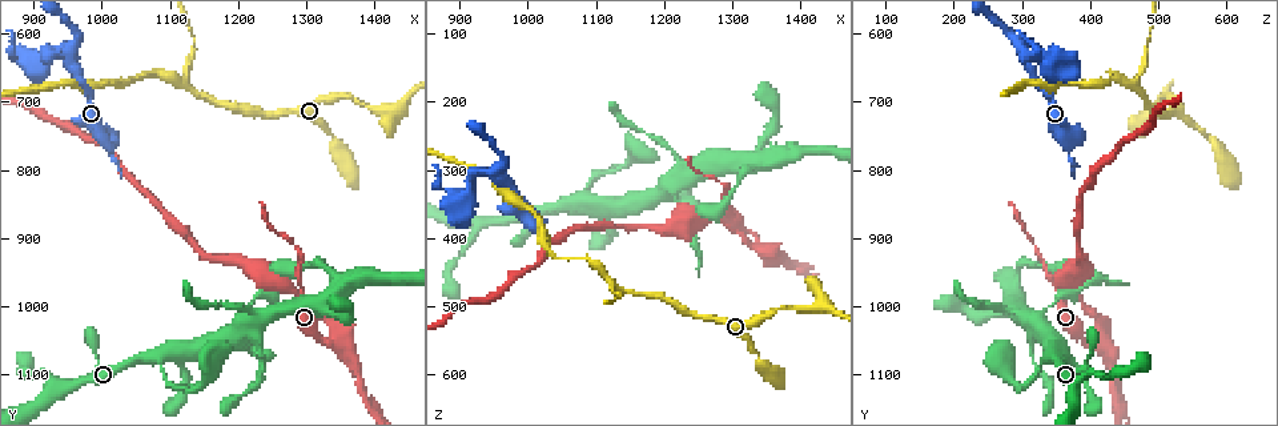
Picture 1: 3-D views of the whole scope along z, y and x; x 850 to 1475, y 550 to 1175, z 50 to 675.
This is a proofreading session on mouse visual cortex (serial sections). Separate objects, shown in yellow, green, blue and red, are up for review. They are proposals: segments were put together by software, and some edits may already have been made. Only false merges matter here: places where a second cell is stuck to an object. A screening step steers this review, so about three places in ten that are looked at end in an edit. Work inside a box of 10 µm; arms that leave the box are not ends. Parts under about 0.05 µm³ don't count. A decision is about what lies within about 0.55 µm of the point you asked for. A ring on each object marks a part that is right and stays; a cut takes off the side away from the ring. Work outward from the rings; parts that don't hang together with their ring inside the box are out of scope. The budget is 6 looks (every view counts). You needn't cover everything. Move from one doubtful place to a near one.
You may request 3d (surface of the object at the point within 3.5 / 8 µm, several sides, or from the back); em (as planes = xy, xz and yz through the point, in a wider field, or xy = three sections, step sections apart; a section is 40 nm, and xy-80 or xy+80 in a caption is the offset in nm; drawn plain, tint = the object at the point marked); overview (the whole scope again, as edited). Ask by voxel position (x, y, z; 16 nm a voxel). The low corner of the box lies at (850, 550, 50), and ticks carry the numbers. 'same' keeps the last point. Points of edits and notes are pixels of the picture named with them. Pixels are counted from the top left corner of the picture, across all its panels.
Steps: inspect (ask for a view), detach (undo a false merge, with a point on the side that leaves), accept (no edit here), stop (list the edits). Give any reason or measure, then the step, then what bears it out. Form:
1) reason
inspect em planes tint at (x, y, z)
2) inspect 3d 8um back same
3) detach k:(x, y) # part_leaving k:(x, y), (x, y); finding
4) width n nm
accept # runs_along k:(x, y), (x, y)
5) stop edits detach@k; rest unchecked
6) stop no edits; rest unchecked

abrupt turn
inspect 3d 3.5um at (1120, 675, 465)

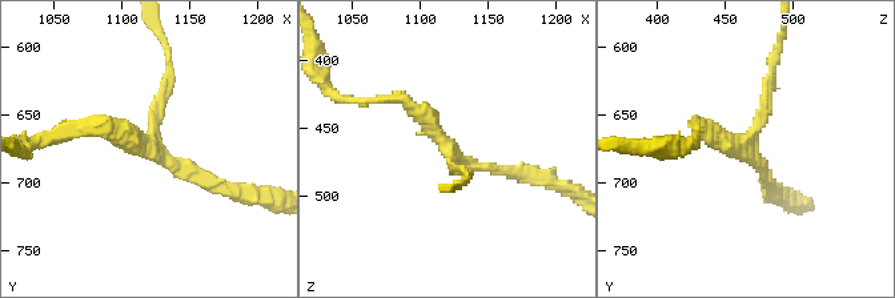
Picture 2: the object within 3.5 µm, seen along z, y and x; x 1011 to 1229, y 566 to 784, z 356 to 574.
arms 3; arm_widths 100, 150, 200 nm; need the tissue
inspect em planes tint at (1124, 674, 464)

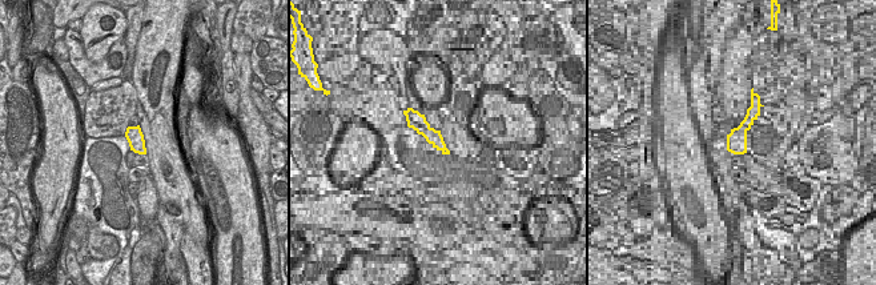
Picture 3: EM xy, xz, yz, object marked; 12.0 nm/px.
accept # runs_along 2:(522, 174), (469, 164), (404, 99), (384, 99); all the same cell

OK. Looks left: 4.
inspect 3d 3.5um at (945, 630, 300)

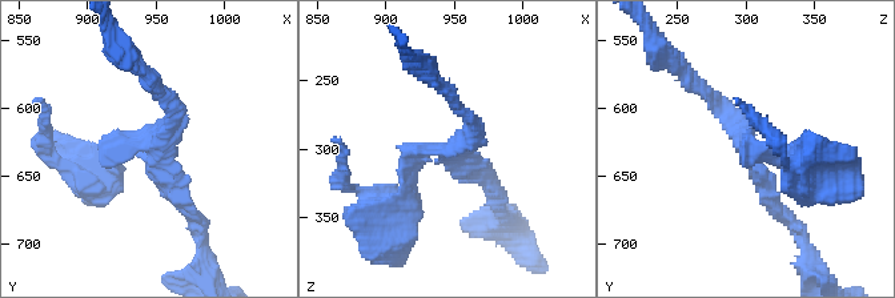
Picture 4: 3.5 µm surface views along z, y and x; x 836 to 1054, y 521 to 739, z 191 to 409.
arms 3; arm_widths 150, 200, 200 nm; need the tissue
inspect em planes tint at (952, 630, 300)

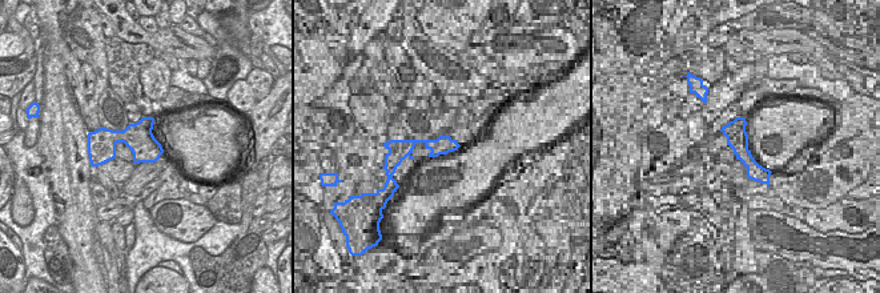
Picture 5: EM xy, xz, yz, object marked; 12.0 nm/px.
width 340 nm
detach 4:(787, 156) # part_leaving 4:(743, 144), (791, 168); two cells meet here

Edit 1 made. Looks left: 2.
stop edits detach@4; rest unchecked

